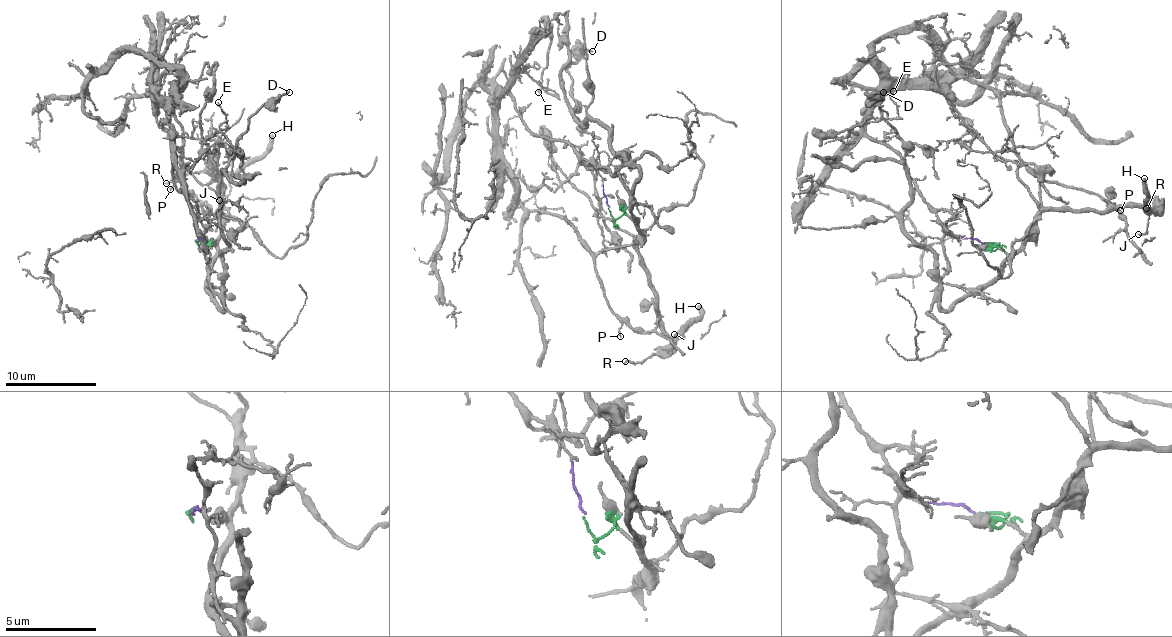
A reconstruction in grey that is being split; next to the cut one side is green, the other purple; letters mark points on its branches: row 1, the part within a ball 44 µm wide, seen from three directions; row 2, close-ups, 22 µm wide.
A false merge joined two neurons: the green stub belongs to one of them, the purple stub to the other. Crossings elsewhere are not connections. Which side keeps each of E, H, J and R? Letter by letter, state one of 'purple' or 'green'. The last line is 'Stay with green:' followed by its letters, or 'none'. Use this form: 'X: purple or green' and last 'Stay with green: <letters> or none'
E: purple
H: green
J: green
R: green
Stay with green: H, J, R

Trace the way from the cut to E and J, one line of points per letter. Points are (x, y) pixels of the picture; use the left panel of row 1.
E: (199, 241), (198, 207), (177, 189), (173, 160), (189, 167), (207, 139), (227, 127), (217, 103)
J: (196, 241), (215, 243), (222, 224), (221, 181), (215, 179), (220, 172), (230, 189), (220, 200)

